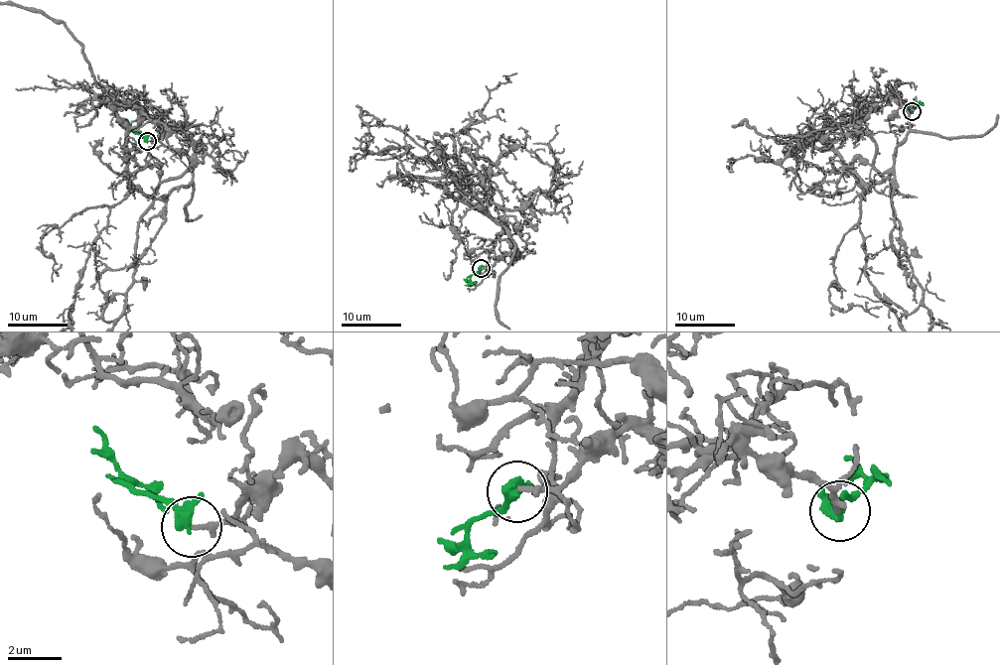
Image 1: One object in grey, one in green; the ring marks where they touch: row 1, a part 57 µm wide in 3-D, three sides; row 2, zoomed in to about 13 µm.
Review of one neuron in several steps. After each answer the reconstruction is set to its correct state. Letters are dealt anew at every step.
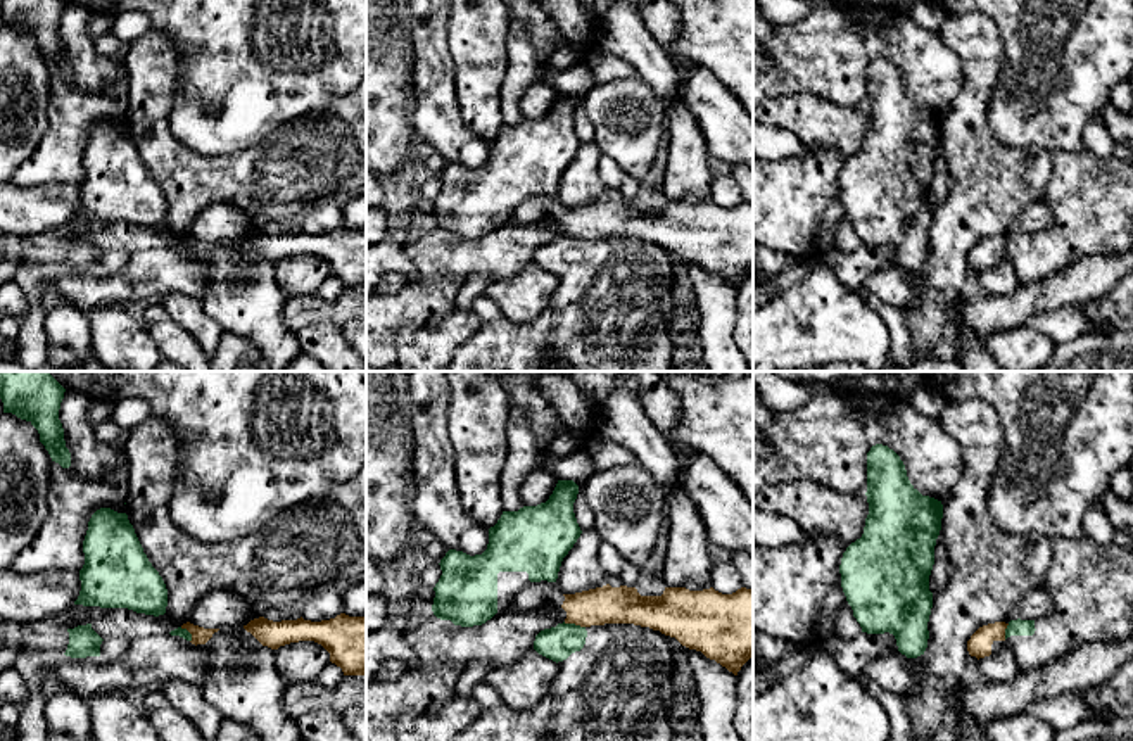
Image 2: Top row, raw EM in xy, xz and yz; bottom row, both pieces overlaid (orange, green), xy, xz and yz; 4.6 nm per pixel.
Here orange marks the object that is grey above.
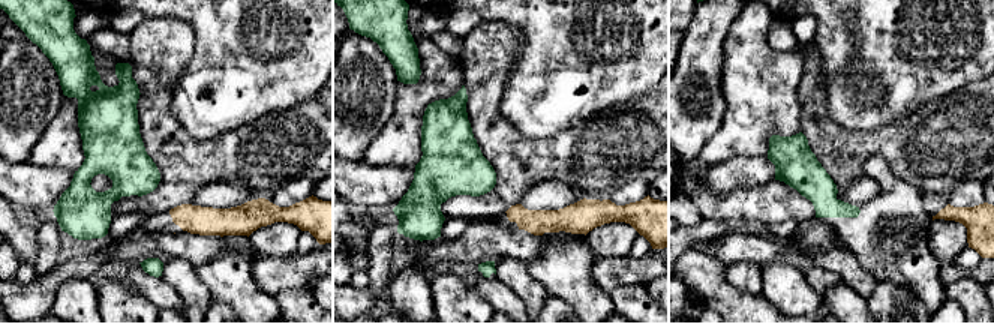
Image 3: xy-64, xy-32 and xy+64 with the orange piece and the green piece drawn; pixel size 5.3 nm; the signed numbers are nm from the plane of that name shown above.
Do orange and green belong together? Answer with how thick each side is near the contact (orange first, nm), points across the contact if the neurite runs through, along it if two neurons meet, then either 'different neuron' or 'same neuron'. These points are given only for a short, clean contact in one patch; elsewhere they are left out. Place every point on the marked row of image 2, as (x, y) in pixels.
180 nm thick on the orange side, 160 nm on the other; border along xz (563, 622), (584, 627); different neuron

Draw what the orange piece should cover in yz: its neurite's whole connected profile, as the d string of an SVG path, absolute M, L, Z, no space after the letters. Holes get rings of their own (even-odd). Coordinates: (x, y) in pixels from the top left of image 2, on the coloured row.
M995 622L979 627L971 639L967 641L967 651L971 656L984 658L991 653L997 653L1002 646L1005 646L1005 629L1009 624Z

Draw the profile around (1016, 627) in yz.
M1086 535L1052 539L1052 560L1043 587L1054 603L1052 611L1040 620L1010 620L1005 629L1005 644L1012 649L1019 672L1045 667L1079 646L1117 643L1133 636L1133 546L1124 548L1114 542L1100 546Z

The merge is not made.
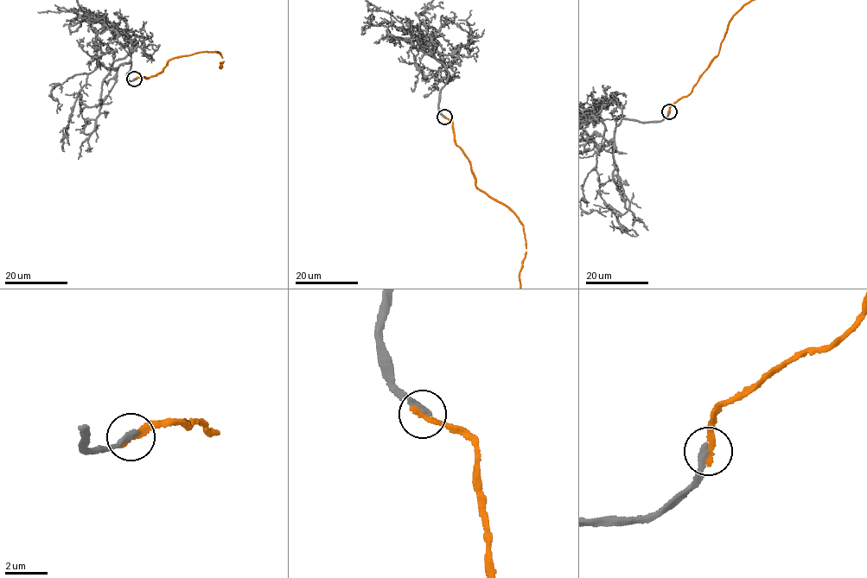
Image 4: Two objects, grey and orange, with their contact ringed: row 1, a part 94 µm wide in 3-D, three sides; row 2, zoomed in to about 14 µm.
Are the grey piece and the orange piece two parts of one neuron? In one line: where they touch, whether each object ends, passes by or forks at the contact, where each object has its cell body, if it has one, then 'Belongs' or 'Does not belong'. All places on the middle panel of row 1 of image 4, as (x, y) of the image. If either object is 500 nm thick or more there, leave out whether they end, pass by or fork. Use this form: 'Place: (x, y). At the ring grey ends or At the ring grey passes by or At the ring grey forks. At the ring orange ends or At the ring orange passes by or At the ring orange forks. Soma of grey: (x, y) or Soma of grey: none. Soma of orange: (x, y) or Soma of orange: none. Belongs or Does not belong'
Place: (444, 117). At the ring grey ends. At the ring orange ends. Soma of grey: none. Soma of orange: none. Does not belong

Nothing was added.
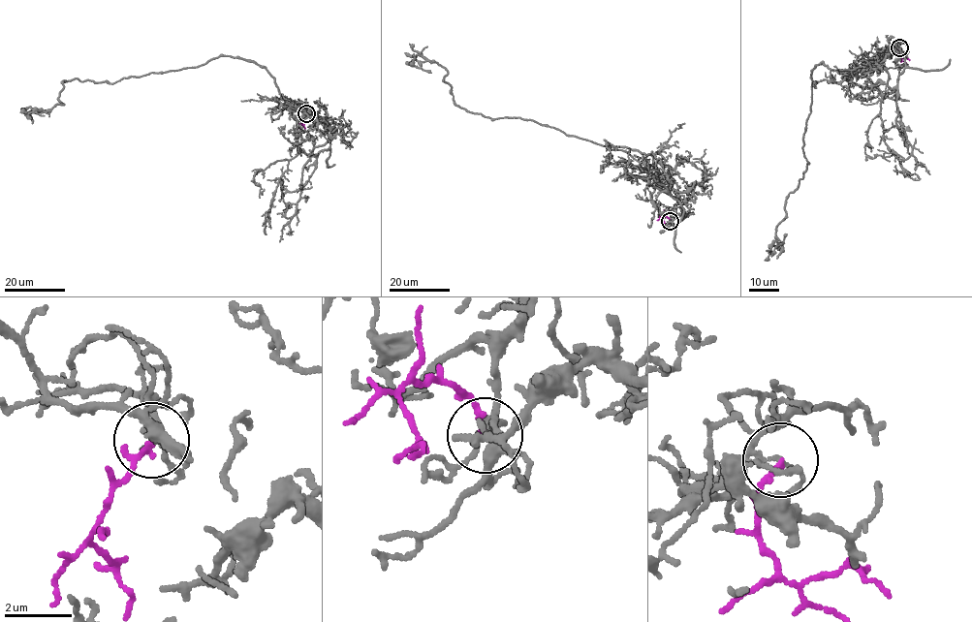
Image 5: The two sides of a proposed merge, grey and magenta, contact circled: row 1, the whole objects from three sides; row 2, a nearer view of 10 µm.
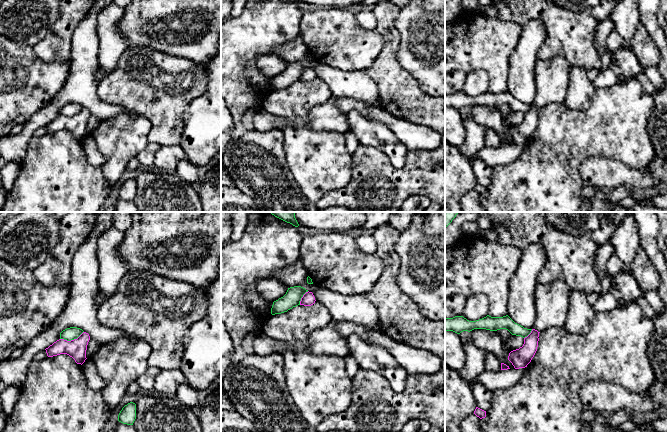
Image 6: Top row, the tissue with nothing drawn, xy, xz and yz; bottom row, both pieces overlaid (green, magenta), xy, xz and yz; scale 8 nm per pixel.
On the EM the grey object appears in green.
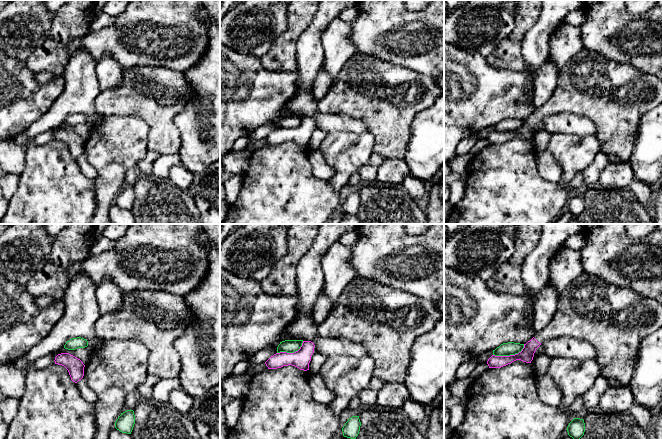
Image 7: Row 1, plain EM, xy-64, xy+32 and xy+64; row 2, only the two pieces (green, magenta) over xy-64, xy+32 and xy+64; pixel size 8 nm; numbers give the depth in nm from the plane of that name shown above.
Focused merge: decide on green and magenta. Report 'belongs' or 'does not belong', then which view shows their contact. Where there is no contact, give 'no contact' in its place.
does not belong; meets green in xy

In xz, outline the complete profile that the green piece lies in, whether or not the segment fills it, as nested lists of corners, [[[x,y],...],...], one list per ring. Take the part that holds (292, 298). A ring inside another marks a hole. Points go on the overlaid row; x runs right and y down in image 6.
[[[301,286],[288,288],[286,294],[283,297],[273,302],[271,314],[281,314],[287,312],[293,307],[300,305],[301,298],[306,292],[308,292],[308,290]]]

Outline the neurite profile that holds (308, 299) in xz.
[[[306,292],[301,298],[300,305],[311,306],[315,303],[315,297],[312,292]]]

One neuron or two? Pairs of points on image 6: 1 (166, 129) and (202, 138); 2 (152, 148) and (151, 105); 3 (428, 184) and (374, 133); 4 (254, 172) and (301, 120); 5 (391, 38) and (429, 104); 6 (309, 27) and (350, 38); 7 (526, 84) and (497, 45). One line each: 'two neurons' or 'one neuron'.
1: two neurons
2: two neurons
3: two neurons
4: two neurons
5: one neuron
6: one neuron
7: two neurons

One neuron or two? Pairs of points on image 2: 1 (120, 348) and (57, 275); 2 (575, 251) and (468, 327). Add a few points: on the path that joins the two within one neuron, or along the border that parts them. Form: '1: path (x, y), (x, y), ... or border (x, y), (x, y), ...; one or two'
1: border (121, 303), (99, 304), (88, 313); two
2: border (484, 325), (453, 353); two

